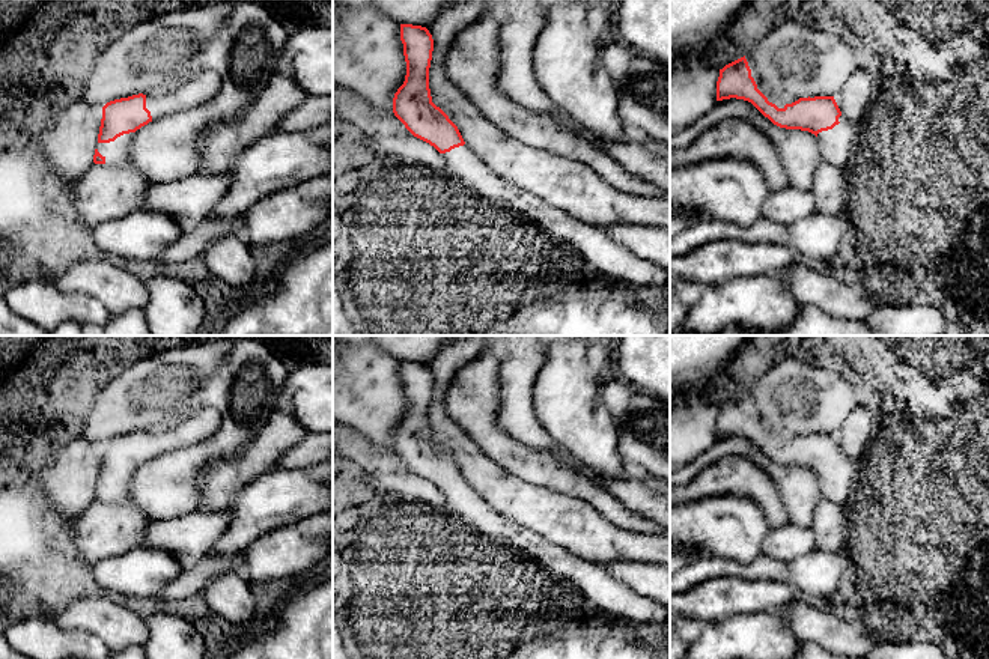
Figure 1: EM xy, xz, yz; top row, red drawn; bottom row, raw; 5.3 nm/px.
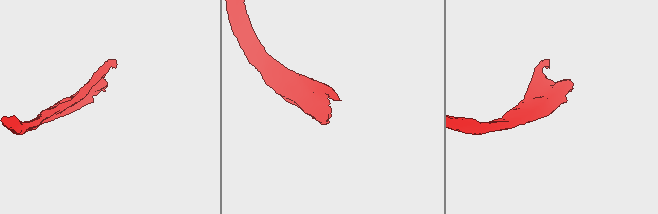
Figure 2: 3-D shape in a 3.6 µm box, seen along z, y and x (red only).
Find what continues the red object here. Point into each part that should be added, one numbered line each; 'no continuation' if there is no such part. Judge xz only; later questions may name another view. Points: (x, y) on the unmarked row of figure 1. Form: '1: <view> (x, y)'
1: xz (599, 587)

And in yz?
1: yz (837, 482)

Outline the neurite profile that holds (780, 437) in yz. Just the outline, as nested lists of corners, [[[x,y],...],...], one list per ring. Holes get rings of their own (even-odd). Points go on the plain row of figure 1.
[[[786,358],[747,388],[747,399],[757,426],[778,445],[799,435],[835,433],[858,408],[854,388],[838,373]]]

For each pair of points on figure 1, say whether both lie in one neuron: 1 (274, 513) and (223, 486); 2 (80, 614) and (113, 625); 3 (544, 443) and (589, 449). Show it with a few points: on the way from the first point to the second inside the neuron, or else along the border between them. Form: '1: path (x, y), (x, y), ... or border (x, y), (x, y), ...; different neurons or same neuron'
1: border (265, 473), (249, 482), (225, 509); different neurons
2: path (88, 614), (97, 614), (106, 620); same neuron
3: border (538, 419), (541, 426), (554, 440), (589, 467); different neurons

